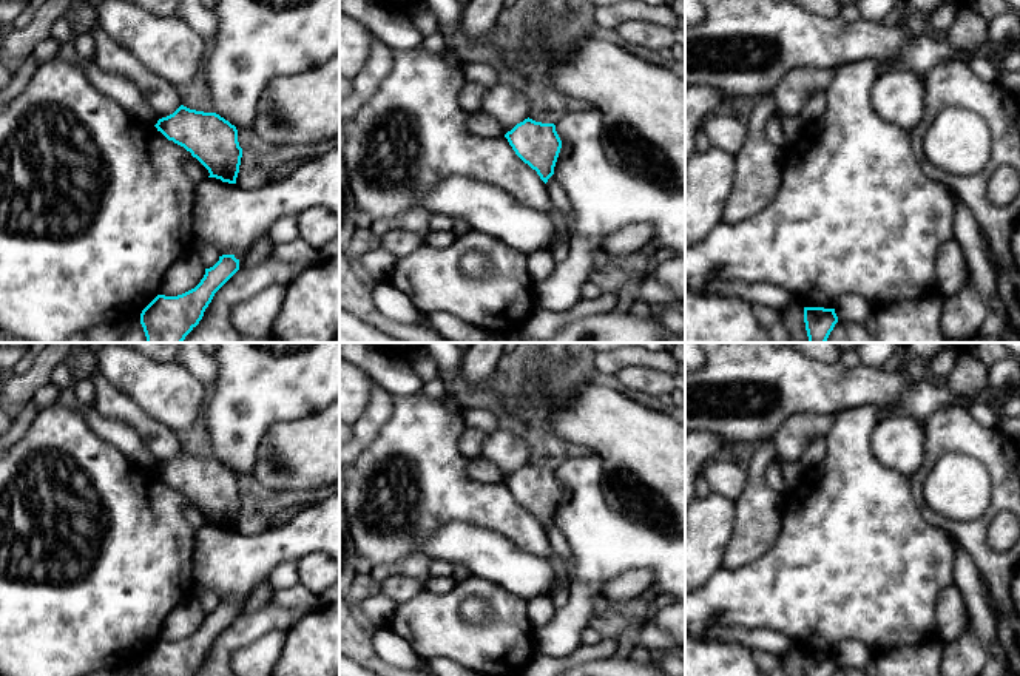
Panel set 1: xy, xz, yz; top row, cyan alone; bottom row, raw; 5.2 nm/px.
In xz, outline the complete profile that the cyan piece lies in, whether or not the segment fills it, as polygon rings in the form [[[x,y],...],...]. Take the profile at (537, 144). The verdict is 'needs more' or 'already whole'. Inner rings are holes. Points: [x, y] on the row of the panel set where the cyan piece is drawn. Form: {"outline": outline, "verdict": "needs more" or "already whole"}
{"outline": [[[525,119],[505,134],[515,154],[546,184],[562,148],[554,123]]], "verdict": "already whole"}

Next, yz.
{"outline": [[[804,307],[804,323],[809,343],[826,343],[838,323],[838,316],[835,309]]], "verdict": "already whole"}

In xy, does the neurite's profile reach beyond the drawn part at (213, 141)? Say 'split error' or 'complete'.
complete

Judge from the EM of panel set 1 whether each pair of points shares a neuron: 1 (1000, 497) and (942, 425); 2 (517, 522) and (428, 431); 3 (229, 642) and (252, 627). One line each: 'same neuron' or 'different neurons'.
1: same neuron
2: same neuron
3: same neuron

